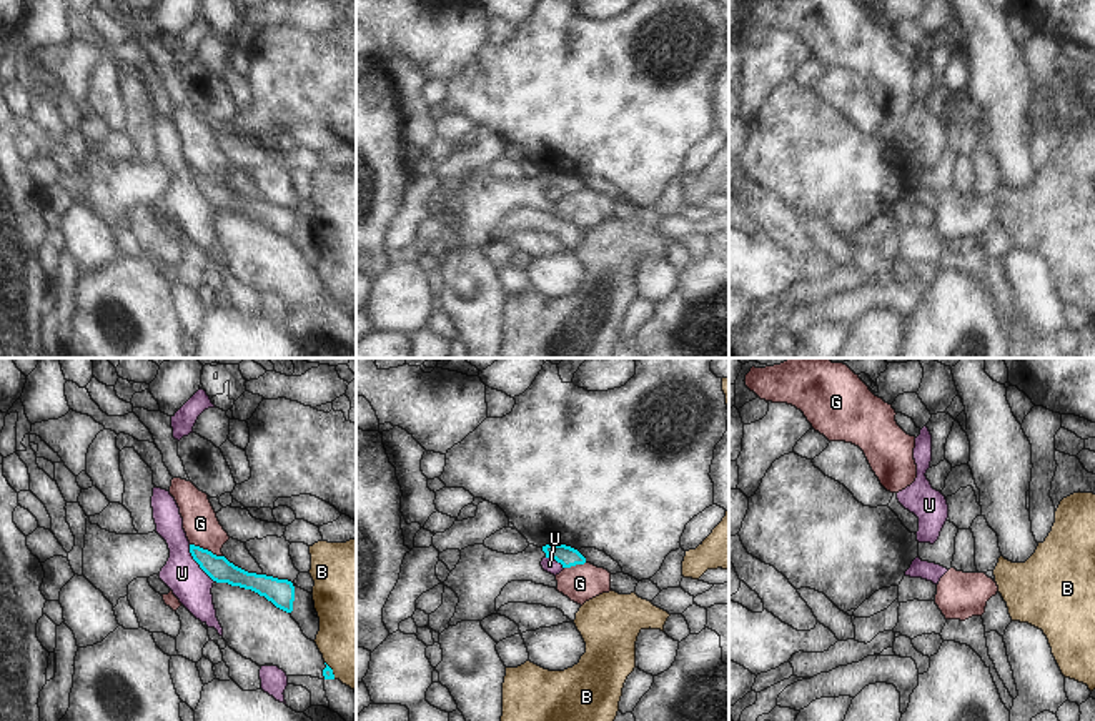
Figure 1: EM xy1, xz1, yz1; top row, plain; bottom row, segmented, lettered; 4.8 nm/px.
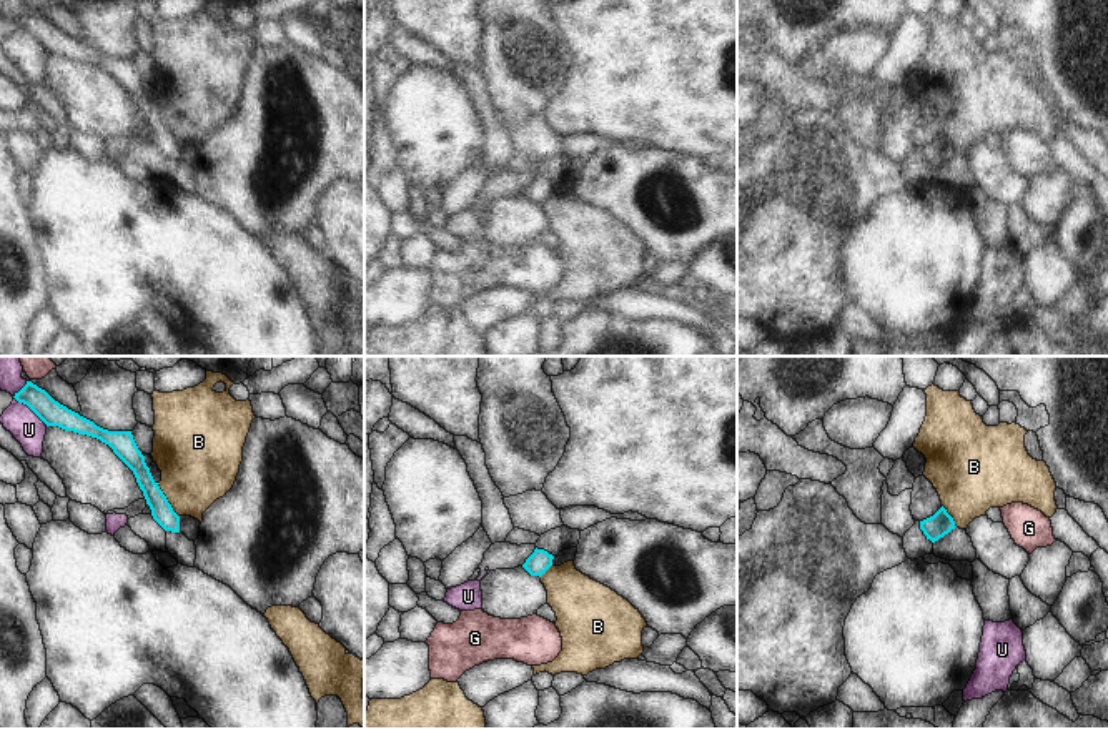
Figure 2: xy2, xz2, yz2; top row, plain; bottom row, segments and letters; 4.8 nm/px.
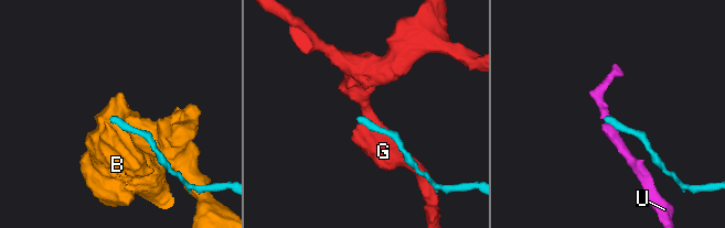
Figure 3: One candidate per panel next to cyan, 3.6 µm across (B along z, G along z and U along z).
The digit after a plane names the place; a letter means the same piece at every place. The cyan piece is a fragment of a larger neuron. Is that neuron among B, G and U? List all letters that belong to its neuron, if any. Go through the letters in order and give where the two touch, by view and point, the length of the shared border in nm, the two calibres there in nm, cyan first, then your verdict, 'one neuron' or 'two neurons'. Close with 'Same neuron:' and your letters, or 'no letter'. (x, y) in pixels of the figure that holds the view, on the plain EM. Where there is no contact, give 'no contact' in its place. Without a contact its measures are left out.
B: xy2 (167, 127) | 200 nm | 110/380 nm | two neurons
G: xy1 (207, 177) | 170 nm | 120/170 nm | two neurons
U: xy2 (24, 30) | 240 nm | 120/160 nm | two neurons
Same neuron: no letter

